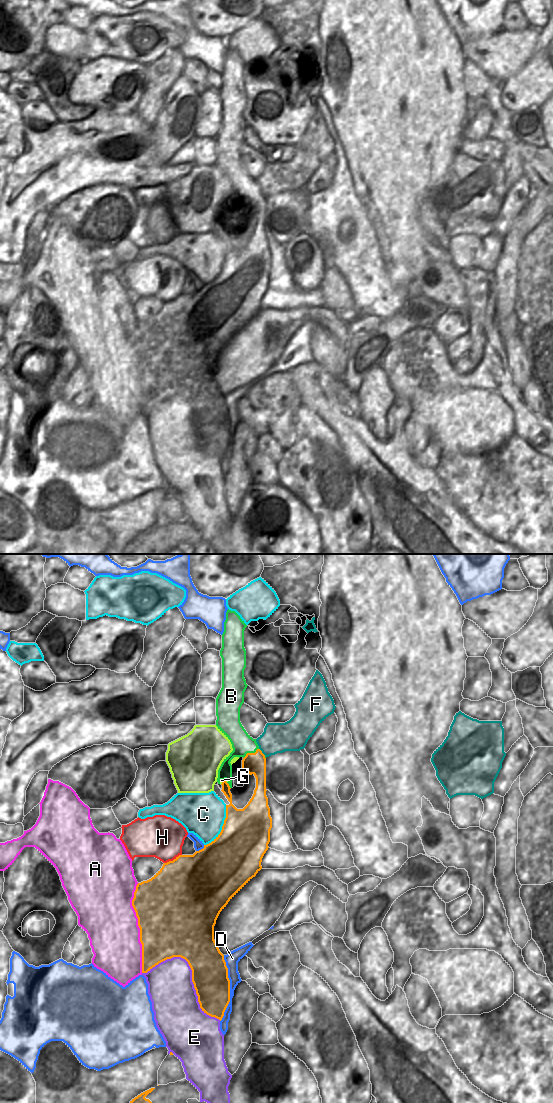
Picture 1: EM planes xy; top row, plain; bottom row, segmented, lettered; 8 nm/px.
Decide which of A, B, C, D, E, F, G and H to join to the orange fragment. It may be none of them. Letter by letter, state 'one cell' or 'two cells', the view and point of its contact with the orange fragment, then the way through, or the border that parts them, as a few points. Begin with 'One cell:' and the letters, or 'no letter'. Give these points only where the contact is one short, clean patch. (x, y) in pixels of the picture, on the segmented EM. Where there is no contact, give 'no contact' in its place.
One cell: B
A: two cells; contact xy (139, 927)
B: one cell; contact xy (250, 753)
C: two cells; contact xy (222, 827)
D: two cells; contact xy (229, 988)
E: two cells; contact xy (192, 972)
F: two cells; contact xy (261, 752); border xy (259, 748), (265, 755)
G: two cells; contact xy (222, 782); border xy (222, 780), (221, 784)
H: two cells; contact xy (173, 860); border xy (181, 854), (164, 863)

